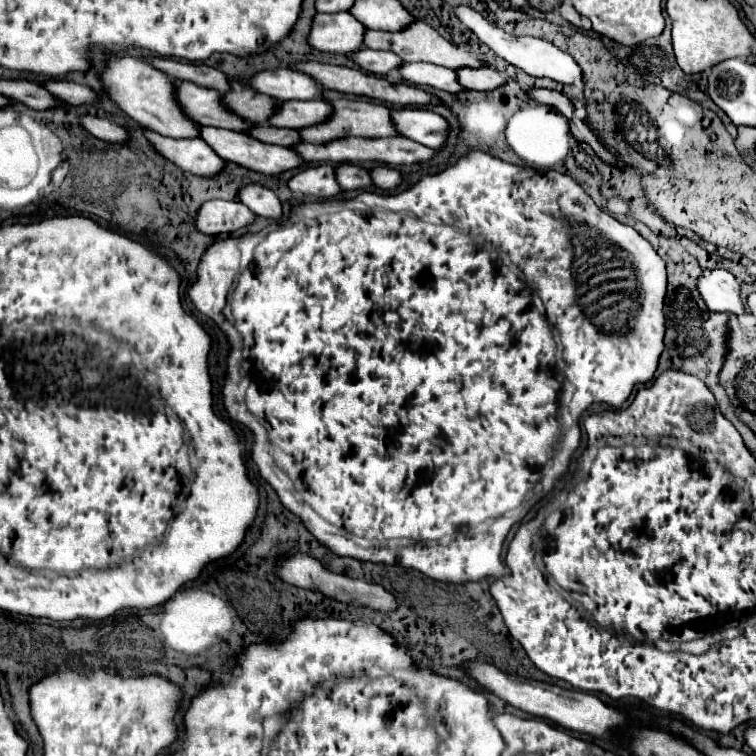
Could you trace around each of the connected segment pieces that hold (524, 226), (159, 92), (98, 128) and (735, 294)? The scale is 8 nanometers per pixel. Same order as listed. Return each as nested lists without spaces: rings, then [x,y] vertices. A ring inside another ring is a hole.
[[[471,151],[471,153],[469,153],[469,155],[465,155],[465,157],[461,157],[461,159],[459,159],[459,161],[457,161],[457,163],[455,163],[455,165],[453,165],[453,167],[449,167],[449,169],[445,169],[445,171],[443,171],[443,173],[439,173],[439,175],[433,175],[433,177],[429,177],[429,175],[425,175],[425,177],[423,177],[423,179],[421,179],[421,181],[419,181],[419,183],[415,183],[415,185],[413,185],[413,187],[409,187],[409,189],[405,189],[405,191],[403,191],[403,193],[399,193],[399,195],[397,195],[397,193],[395,193],[395,195],[389,195],[389,197],[385,197],[385,195],[377,195],[377,192],[375,192],[375,190],[364,190],[364,191],[363,191],[363,192],[362,192],[362,193],[361,193],[361,195],[359,195],[359,197],[356,197],[356,198],[354,198],[354,199],[351,199],[351,200],[345,200],[345,202],[346,202],[346,203],[347,203],[347,207],[348,207],[348,208],[351,208],[351,209],[352,209],[352,210],[356,210],[356,211],[351,211],[351,209],[343,209],[343,211],[337,211],[337,213],[323,213],[323,215],[321,215],[321,213],[322,213],[322,212],[324,212],[324,211],[325,211],[325,210],[324,210],[324,208],[323,208],[323,204],[322,204],[322,203],[321,203],[321,202],[316,202],[316,203],[310,203],[310,204],[308,204],[308,203],[302,203],[302,204],[301,204],[301,205],[300,205],[300,206],[298,206],[298,207],[296,207],[296,208],[295,208],[295,209],[292,209],[292,211],[291,211],[291,215],[290,215],[290,217],[289,217],[289,218],[288,218],[288,219],[287,219],[287,220],[284,220],[284,221],[283,221],[283,222],[282,222],[282,223],[281,223],[281,224],[279,224],[279,225],[278,225],[278,227],[277,227],[277,228],[276,228],[276,226],[275,226],[275,225],[270,225],[270,226],[268,226],[268,227],[266,227],[266,228],[264,228],[264,229],[262,229],[262,230],[261,230],[261,231],[260,231],[260,232],[258,232],[258,233],[250,233],[250,234],[249,234],[249,238],[248,238],[248,234],[246,234],[246,235],[244,235],[244,236],[242,236],[242,237],[240,237],[240,238],[238,238],[238,239],[237,239],[237,238],[232,238],[232,237],[231,237],[231,238],[228,238],[228,239],[227,239],[227,241],[221,241],[221,243],[213,243],[213,245],[211,245],[211,247],[209,247],[209,249],[207,249],[207,253],[205,253],[205,255],[203,255],[203,259],[201,259],[201,265],[199,265],[199,281],[197,281],[197,283],[195,283],[195,285],[193,285],[193,287],[191,287],[191,289],[189,289],[189,297],[191,297],[191,301],[193,301],[193,305],[195,305],[195,307],[197,307],[197,309],[199,309],[199,311],[201,311],[201,313],[205,313],[205,315],[207,315],[207,317],[211,317],[211,319],[213,319],[213,321],[215,321],[215,323],[217,323],[217,325],[219,325],[219,327],[221,327],[221,329],[223,329],[223,331],[225,331],[225,335],[227,335],[227,337],[229,337],[229,339],[235,339],[235,337],[231,337],[231,335],[239,335],[239,333],[241,333],[241,335],[243,335],[243,341],[245,341],[245,347],[247,347],[247,351],[245,351],[245,369],[247,369],[247,371],[249,371],[249,375],[251,375],[251,377],[253,377],[253,383],[251,383],[251,387],[249,387],[249,393],[247,393],[247,405],[249,405],[249,411],[251,411],[251,413],[253,413],[253,415],[255,415],[255,417],[253,417],[253,415],[251,415],[251,413],[249,413],[249,411],[247,411],[247,405],[245,405],[245,391],[247,391],[247,389],[245,389],[245,385],[249,385],[249,381],[251,381],[251,379],[245,379],[245,371],[241,371],[241,343],[237,343],[237,341],[233,341],[233,351],[231,351],[231,355],[229,355],[229,371],[227,371],[227,381],[225,381],[225,389],[223,389],[223,403],[225,403],[225,409],[227,409],[227,413],[229,413],[229,415],[231,415],[231,419],[235,419],[235,421],[241,421],[241,423],[243,423],[243,425],[247,425],[247,427],[249,427],[249,429],[251,429],[251,431],[253,431],[253,433],[255,433],[255,445],[253,445],[253,461],[255,461],[255,463],[257,463],[257,467],[259,467],[259,473],[261,473],[261,477],[263,477],[263,479],[265,479],[265,481],[267,481],[267,483],[269,483],[269,485],[271,485],[271,487],[273,487],[273,489],[275,489],[275,491],[277,491],[277,493],[279,493],[279,497],[281,497],[281,503],[283,503],[283,505],[285,505],[285,507],[287,507],[287,509],[289,509],[289,511],[293,511],[293,513],[295,513],[295,515],[299,515],[299,517],[301,517],[301,519],[303,519],[303,525],[305,525],[305,527],[307,527],[307,529],[309,529],[309,531],[311,531],[311,533],[313,533],[313,535],[315,535],[315,537],[317,537],[317,539],[319,539],[319,541],[321,541],[321,543],[323,543],[323,545],[327,545],[327,547],[329,547],[329,549],[331,549],[331,551],[333,551],[333,553],[339,553],[339,555],[351,555],[351,557],[357,557],[357,559],[363,559],[363,561],[373,561],[373,563],[391,563],[391,565],[393,565],[393,563],[397,563],[397,565],[401,565],[401,567],[411,567],[411,569],[417,569],[417,571],[421,571],[421,573],[423,573],[423,575],[427,575],[427,577],[431,577],[431,579],[437,579],[437,581],[449,581],[449,583],[463,583],[463,581],[477,581],[477,579],[483,579],[483,577],[495,577],[495,575],[501,575],[501,577],[503,577],[503,575],[505,575],[505,573],[507,573],[507,567],[505,567],[505,563],[503,563],[503,561],[501,561],[501,547],[503,547],[503,541],[505,541],[505,535],[507,535],[507,533],[509,533],[509,529],[511,529],[511,525],[513,525],[513,523],[517,523],[517,521],[521,521],[521,519],[523,519],[523,515],[526,515],[526,514],[527,514],[527,512],[529,512],[529,510],[530,510],[530,508],[531,508],[531,507],[533,507],[533,505],[535,505],[535,504],[536,504],[536,503],[537,503],[537,502],[538,502],[538,501],[539,501],[539,500],[541,500],[541,499],[542,499],[542,497],[544,497],[544,496],[545,496],[545,495],[546,495],[546,494],[548,494],[548,493],[550,493],[550,492],[551,492],[551,491],[552,491],[552,490],[553,490],[553,488],[554,488],[554,486],[555,486],[555,479],[559,479],[559,477],[561,477],[561,475],[563,475],[563,473],[565,473],[565,471],[567,471],[567,465],[569,465],[569,459],[572,459],[572,457],[573,457],[573,451],[575,451],[575,449],[577,449],[577,448],[578,448],[578,447],[579,447],[579,445],[580,445],[580,441],[581,441],[581,435],[582,435],[582,433],[581,433],[581,428],[580,428],[580,422],[579,422],[579,417],[581,417],[581,413],[585,413],[585,411],[587,411],[587,407],[589,407],[589,405],[591,405],[591,403],[609,403],[609,405],[613,405],[613,407],[621,407],[621,403],[623,403],[623,401],[625,401],[625,399],[627,399],[627,397],[629,397],[629,393],[631,393],[631,391],[633,391],[633,387],[635,387],[635,385],[637,385],[637,383],[645,383],[645,381],[649,381],[649,379],[651,379],[651,377],[653,377],[653,373],[655,373],[655,369],[657,369],[657,361],[659,361],[659,355],[661,355],[661,349],[663,349],[663,333],[665,333],[665,315],[663,315],[663,297],[665,297],[665,287],[667,287],[667,277],[665,277],[665,261],[663,261],[663,259],[661,259],[661,257],[659,257],[659,255],[657,255],[657,253],[655,253],[655,249],[653,249],[653,247],[651,247],[651,243],[649,243],[649,241],[647,241],[647,239],[643,239],[643,237],[641,237],[641,235],[639,235],[639,233],[637,233],[637,231],[635,231],[635,229],[633,229],[633,227],[629,227],[629,225],[623,225],[623,223],[619,223],[619,221],[617,221],[617,219],[613,219],[613,217],[609,217],[609,215],[607,215],[607,213],[603,213],[603,211],[601,211],[601,209],[599,209],[599,207],[597,207],[597,205],[595,205],[595,203],[593,203],[593,199],[591,199],[591,197],[589,197],[589,195],[587,195],[587,193],[585,193],[585,191],[583,191],[583,187],[581,187],[581,185],[579,185],[579,183],[577,183],[577,181],[575,181],[575,179],[573,179],[573,177],[569,177],[569,175],[565,175],[565,173],[559,173],[559,171],[543,171],[543,173],[541,173],[541,171],[535,171],[535,169],[531,169],[531,167],[517,167],[517,165],[511,165],[511,163],[505,163],[505,161],[501,161],[501,159],[497,159],[497,157],[493,157],[493,155],[489,155],[489,153],[483,153],[483,151]],[[489,241],[493,241],[493,245],[497,245],[497,247],[501,247],[501,249],[503,249],[503,251],[505,251],[505,253],[509,253],[509,257],[511,257],[511,259],[513,259],[513,263],[515,263],[515,265],[514,265],[514,264],[509,264],[509,268],[510,268],[510,269],[512,269],[512,272],[514,272],[514,273],[515,273],[515,274],[517,274],[517,269],[518,269],[518,267],[519,267],[519,269],[521,269],[521,271],[523,271],[523,273],[525,273],[525,275],[527,275],[527,277],[525,277],[525,281],[521,281],[521,279],[517,279],[517,275],[513,275],[513,273],[511,273],[511,271],[509,271],[509,269],[507,269],[507,267],[505,267],[505,265],[501,265],[501,263],[499,263],[499,255],[497,255],[497,251],[495,251],[495,249],[493,249],[493,245],[489,245]],[[595,245],[603,245],[603,247],[597,247],[597,249],[613,249],[613,253],[627,253],[627,259],[629,259],[629,263],[631,263],[631,269],[633,269],[633,277],[635,277],[635,281],[637,281],[637,285],[639,285],[639,297],[637,297],[637,303],[639,303],[639,307],[637,307],[637,311],[635,311],[635,315],[633,315],[633,317],[631,317],[631,319],[627,319],[627,323],[625,323],[625,325],[627,325],[627,331],[623,331],[623,329],[615,329],[615,331],[603,331],[603,329],[601,329],[601,327],[597,327],[597,325],[595,325],[595,323],[591,323],[591,321],[589,321],[589,319],[587,319],[587,317],[585,317],[585,313],[583,313],[583,309],[581,309],[581,307],[580,307],[580,305],[578,305],[578,304],[577,304],[577,299],[576,299],[576,293],[575,293],[575,289],[576,289],[576,287],[575,287],[575,285],[579,285],[579,279],[571,279],[571,277],[573,277],[573,273],[571,273],[571,271],[573,271],[573,267],[571,267],[571,263],[573,263],[573,253],[577,253],[577,257],[579,257],[579,253],[581,253],[581,257],[583,257],[583,253],[585,253],[585,251],[591,251],[591,249],[595,249]],[[238,276],[239,276],[239,281],[237,281],[237,287],[235,287],[235,291],[233,291],[233,303],[231,303],[231,289],[233,289],[233,284],[235,284],[235,279],[237,279],[237,277],[238,277]],[[229,303],[231,303],[231,307],[233,307],[233,315],[235,315],[235,319],[237,319],[237,323],[235,323],[235,327],[237,327],[237,329],[239,329],[239,333],[237,333],[237,329],[233,329],[233,315],[231,315],[231,311],[229,311],[229,313],[227,313],[227,309],[229,309]],[[533,305],[534,305],[534,306],[535,306],[535,307],[536,307],[536,308],[537,308],[537,309],[538,309],[538,310],[539,310],[539,311],[540,311],[540,312],[541,312],[541,313],[542,313],[542,314],[545,314],[545,315],[546,315],[546,317],[547,317],[547,318],[548,318],[548,317],[556,317],[556,318],[559,318],[559,317],[560,317],[560,318],[561,318],[561,320],[562,320],[562,321],[561,321],[561,322],[562,322],[562,324],[564,324],[564,325],[566,325],[566,326],[568,326],[568,327],[569,327],[569,329],[565,329],[565,353],[563,353],[563,361],[565,361],[565,373],[563,373],[563,374],[564,374],[564,375],[565,375],[565,376],[564,376],[564,381],[563,381],[563,385],[562,385],[562,388],[561,388],[561,383],[559,383],[559,381],[557,381],[557,379],[555,379],[555,347],[557,347],[557,345],[555,345],[555,341],[553,341],[553,335],[551,335],[551,329],[549,329],[549,325],[547,325],[547,321],[545,321],[545,317],[543,317],[543,315],[539,315],[539,313],[537,313],[537,309],[535,309],[535,307],[533,307]],[[565,383],[566,383],[566,384],[568,384],[568,383],[570,383],[570,384],[572,384],[572,383],[573,383],[573,385],[575,385],[575,387],[574,387],[574,388],[566,388],[566,386],[565,386]],[[291,477],[293,477],[293,481],[295,481],[295,485],[297,485],[297,489],[299,489],[299,491],[301,491],[301,489],[302,489],[302,500],[303,500],[303,501],[301,501],[301,497],[293,497],[293,493],[297,493],[297,489],[295,489],[295,487],[293,487],[293,481],[291,481]],[[481,523],[487,523],[487,525],[485,525],[485,531],[483,531],[483,529],[479,529],[479,525],[481,525]],[[355,537],[360,537],[360,538],[362,538],[362,539],[363,539],[363,540],[365,540],[365,541],[366,541],[366,540],[367,540],[367,541],[369,541],[369,548],[371,548],[371,549],[365,549],[365,547],[359,547],[359,545],[355,545],[355,543],[353,543],[353,541],[354,541],[354,540],[355,540]],[[369,539],[381,539],[381,541],[383,541],[383,539],[411,539],[411,541],[415,541],[415,545],[405,545],[405,547],[397,547],[397,549],[385,549],[385,548],[383,548],[383,546],[380,546],[380,544],[379,544],[379,543],[378,543],[378,541],[377,541],[377,540],[369,540]],[[439,539],[449,539],[449,541],[447,541],[447,545],[439,545],[439,543],[437,543],[437,541],[439,541]]]
[[[123,57],[123,59],[111,59],[105,73],[101,75],[101,81],[111,95],[111,99],[137,123],[143,127],[165,135],[173,139],[191,139],[199,137],[201,125],[193,121],[183,107],[177,101],[177,85],[171,77],[167,77],[163,71],[155,69],[153,65],[135,59],[135,57]]]
[[[83,115],[81,123],[93,137],[97,137],[101,141],[107,141],[107,143],[127,143],[131,139],[125,127],[121,127],[117,123],[111,123],[109,119]]]
[[[715,269],[699,279],[699,293],[711,311],[745,315],[747,307],[741,299],[739,281],[725,269]]]

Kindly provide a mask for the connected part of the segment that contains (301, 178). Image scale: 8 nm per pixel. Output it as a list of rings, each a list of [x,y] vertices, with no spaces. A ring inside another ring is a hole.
[[[317,165],[317,167],[307,167],[299,171],[289,181],[289,189],[293,193],[311,195],[317,199],[333,199],[343,191],[341,185],[337,183],[333,165]]]

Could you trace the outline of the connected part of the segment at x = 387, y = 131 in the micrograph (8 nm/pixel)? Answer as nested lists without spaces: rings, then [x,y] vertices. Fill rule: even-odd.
[[[335,99],[335,101],[331,101],[331,105],[335,109],[335,117],[329,117],[329,121],[325,125],[317,125],[313,129],[299,131],[303,141],[313,143],[313,145],[327,145],[331,141],[345,139],[345,137],[379,139],[379,137],[399,137],[401,135],[397,131],[395,123],[393,123],[393,117],[391,117],[389,107],[387,105],[383,107],[383,103],[373,103],[373,101],[367,101],[367,99],[355,99],[355,101]]]

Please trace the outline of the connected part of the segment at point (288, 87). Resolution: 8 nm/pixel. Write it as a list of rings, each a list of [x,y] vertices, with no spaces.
[[[295,69],[261,71],[251,79],[251,87],[277,101],[311,101],[323,95],[321,83]]]

